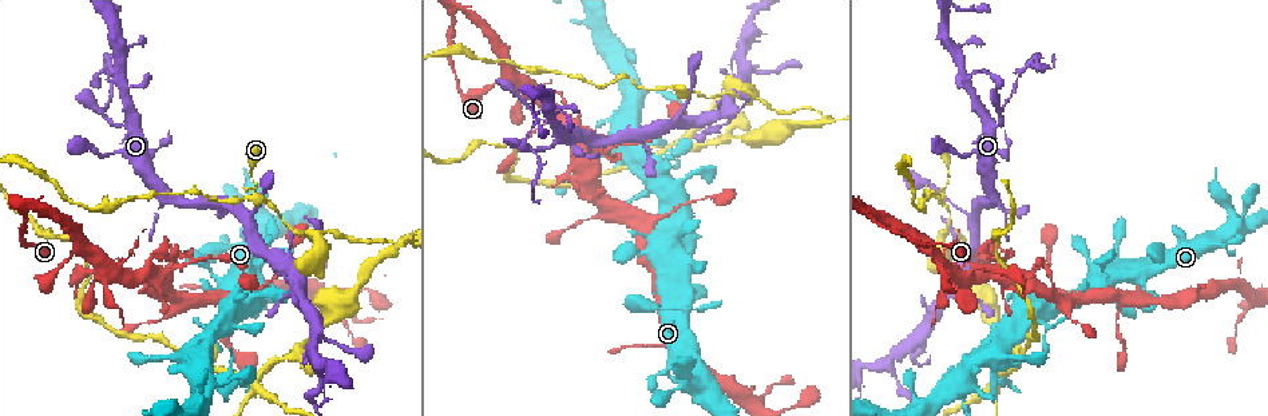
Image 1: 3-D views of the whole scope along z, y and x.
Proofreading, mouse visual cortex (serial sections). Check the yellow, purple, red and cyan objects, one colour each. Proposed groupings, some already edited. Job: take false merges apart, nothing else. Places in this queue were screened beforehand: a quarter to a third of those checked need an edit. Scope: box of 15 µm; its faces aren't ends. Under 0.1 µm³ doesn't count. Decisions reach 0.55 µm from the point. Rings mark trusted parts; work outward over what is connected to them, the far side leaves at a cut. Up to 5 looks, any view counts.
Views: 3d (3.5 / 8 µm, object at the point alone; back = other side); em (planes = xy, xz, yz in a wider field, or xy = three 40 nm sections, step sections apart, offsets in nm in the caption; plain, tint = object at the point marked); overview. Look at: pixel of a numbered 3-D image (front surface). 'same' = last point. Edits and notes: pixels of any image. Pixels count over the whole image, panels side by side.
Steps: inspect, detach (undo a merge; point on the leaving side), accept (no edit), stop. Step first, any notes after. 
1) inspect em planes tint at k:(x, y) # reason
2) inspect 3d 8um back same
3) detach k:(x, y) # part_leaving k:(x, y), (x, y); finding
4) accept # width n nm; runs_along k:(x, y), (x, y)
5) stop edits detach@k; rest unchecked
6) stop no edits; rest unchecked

inspect 3d 8um at 1:(547, 147) # sudden change in width

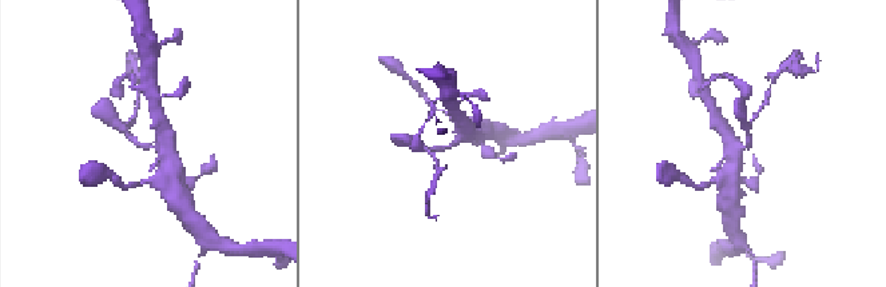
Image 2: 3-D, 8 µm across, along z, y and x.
inspect 3d 3.5um at 2:(747, 144) # closer look

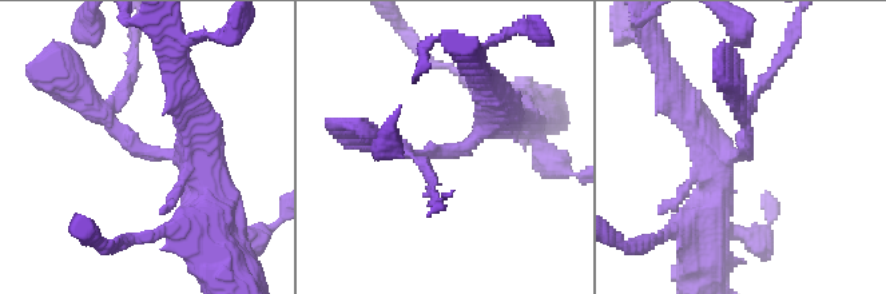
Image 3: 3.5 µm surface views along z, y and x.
accept # arm_widths 150, 400 nm; runs_along 3:(209, 215), (183, 158), (138, 149), (84, 95); all the same cell

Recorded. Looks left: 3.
inspect 3d 3.5um at 1:(1004, 279) # side arm on a straight run

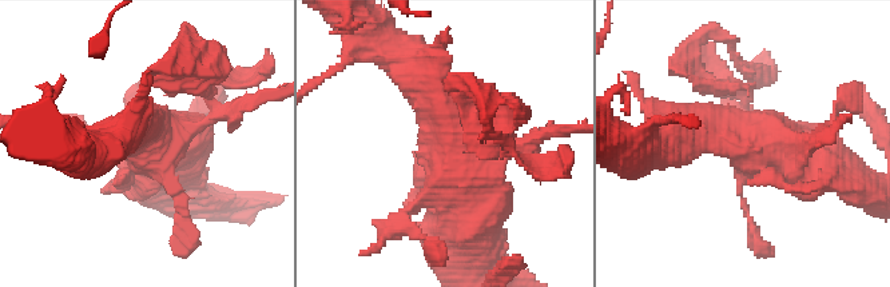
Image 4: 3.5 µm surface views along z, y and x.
inspect em xy step 2 tint at 4:(750, 136) # shape alone is not enough

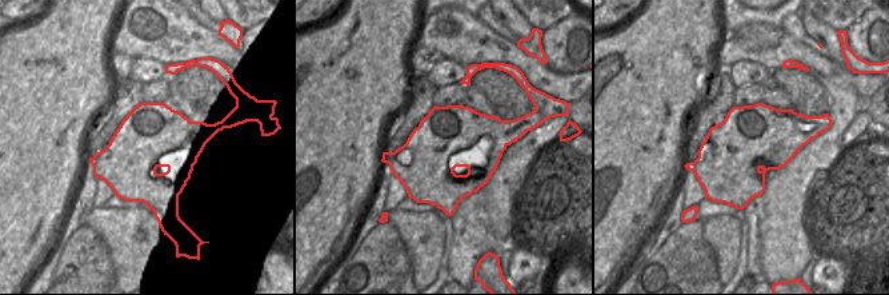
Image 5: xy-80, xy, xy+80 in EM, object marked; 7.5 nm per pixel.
detach 4:(493, 126) # part_leaving 4:(492, 155), (575, 128); a second cell is stuck on

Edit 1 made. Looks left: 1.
stop edits detach@4; rest unchecked

